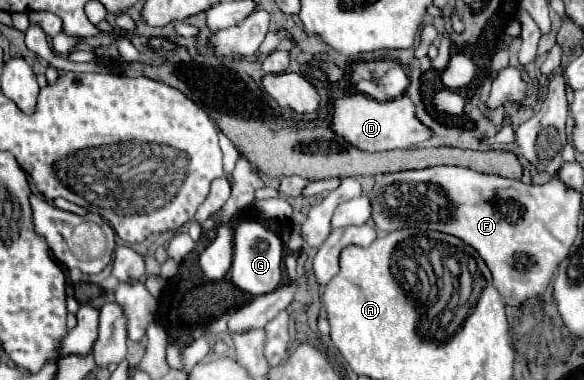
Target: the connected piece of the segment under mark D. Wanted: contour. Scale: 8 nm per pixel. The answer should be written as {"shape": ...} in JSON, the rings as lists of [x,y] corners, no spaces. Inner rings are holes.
{"shape":[[[345,94],[333,102],[333,124],[331,128],[343,136],[351,146],[359,150],[395,150],[395,148],[411,148],[421,144],[433,136],[433,130],[427,128],[415,114],[413,100],[403,94],[399,98],[379,102],[373,98],[365,98],[363,94]]]}

